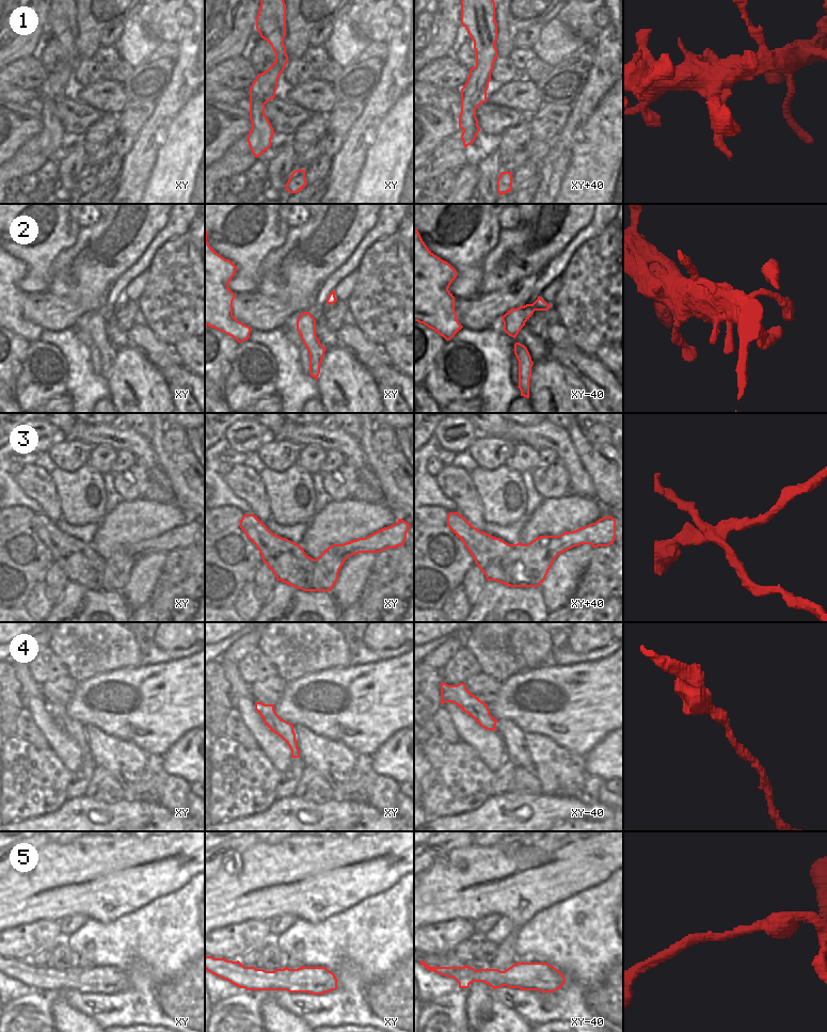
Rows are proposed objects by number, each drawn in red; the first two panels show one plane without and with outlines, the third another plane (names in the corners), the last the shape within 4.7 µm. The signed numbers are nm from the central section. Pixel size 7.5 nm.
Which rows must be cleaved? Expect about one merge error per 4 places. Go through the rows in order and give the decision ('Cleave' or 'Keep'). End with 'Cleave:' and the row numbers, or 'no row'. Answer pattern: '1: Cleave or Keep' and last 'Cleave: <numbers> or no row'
1: Keep
2: Keep
3: Cleave
4: Keep
5: Keep
Cleave: 3.

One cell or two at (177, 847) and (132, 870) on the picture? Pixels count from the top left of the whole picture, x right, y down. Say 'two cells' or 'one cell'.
one cell

